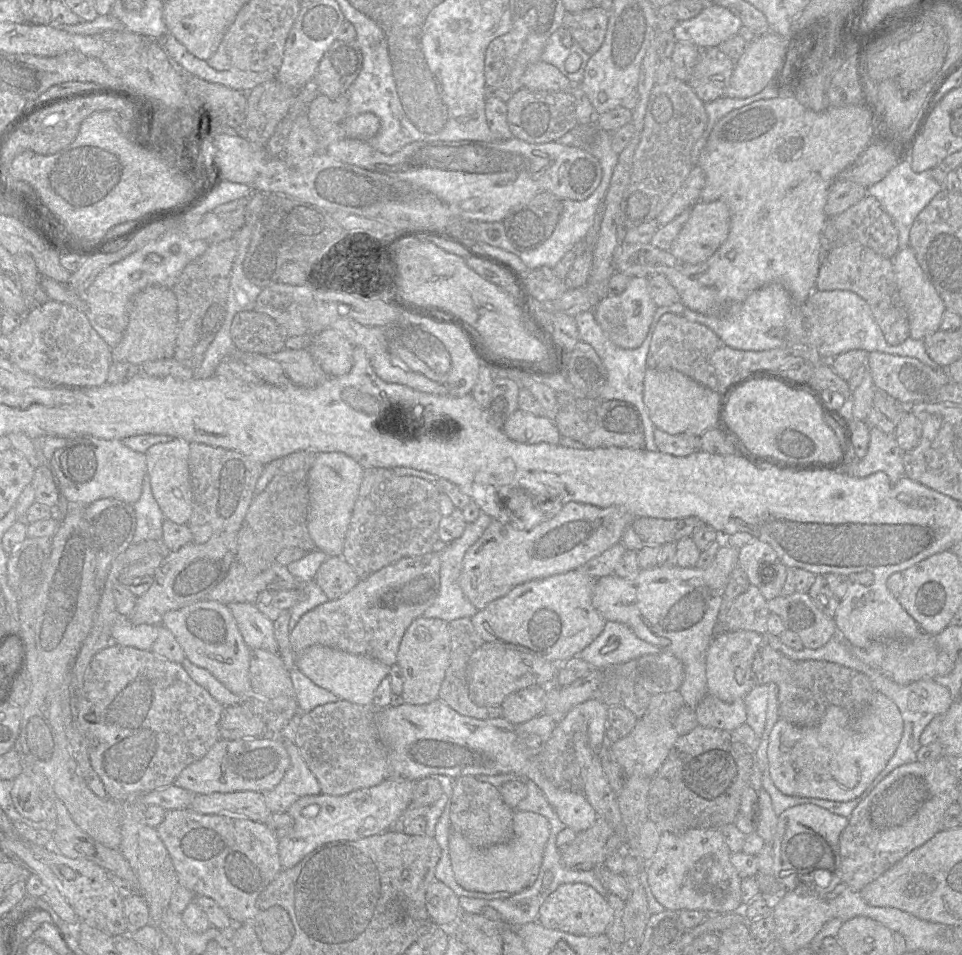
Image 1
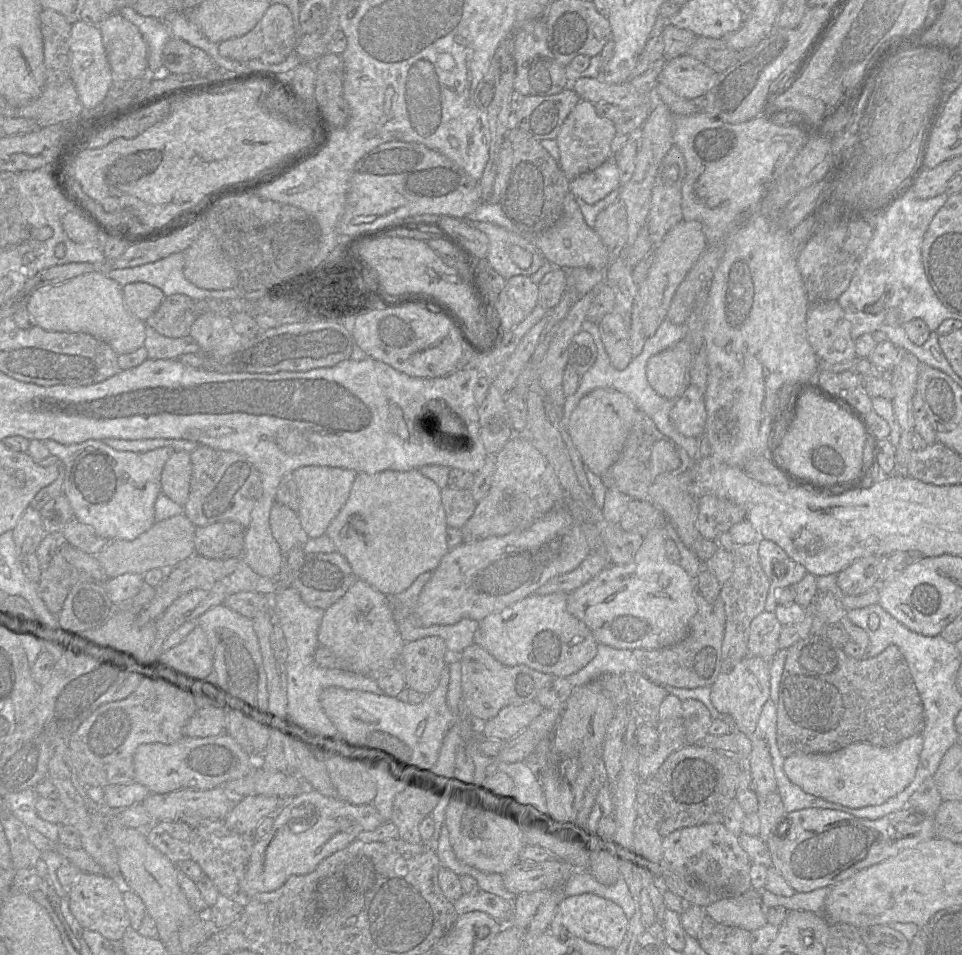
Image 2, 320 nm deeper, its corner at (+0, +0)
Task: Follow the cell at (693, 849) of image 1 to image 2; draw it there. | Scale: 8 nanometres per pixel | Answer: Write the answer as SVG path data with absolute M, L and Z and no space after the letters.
M722 822L681 828L663 837L663 889L701 908L750 890L751 866L739 836L729 831Z

